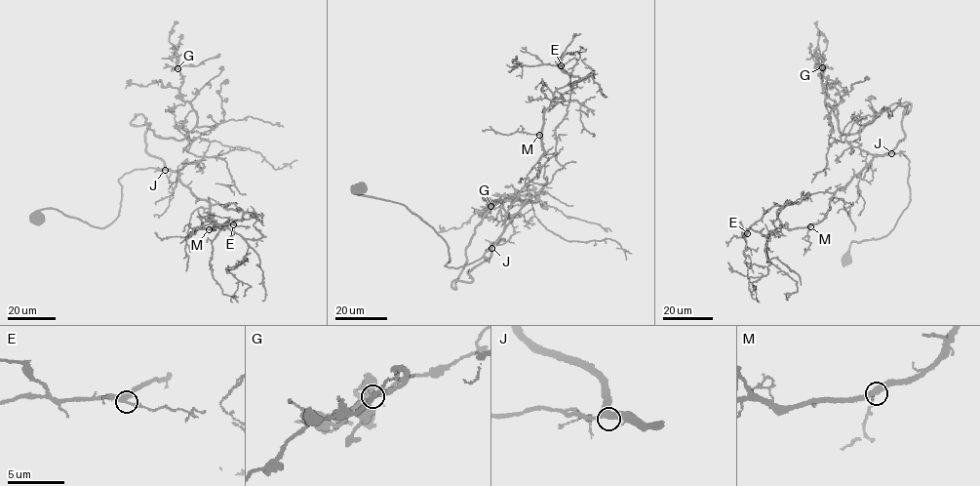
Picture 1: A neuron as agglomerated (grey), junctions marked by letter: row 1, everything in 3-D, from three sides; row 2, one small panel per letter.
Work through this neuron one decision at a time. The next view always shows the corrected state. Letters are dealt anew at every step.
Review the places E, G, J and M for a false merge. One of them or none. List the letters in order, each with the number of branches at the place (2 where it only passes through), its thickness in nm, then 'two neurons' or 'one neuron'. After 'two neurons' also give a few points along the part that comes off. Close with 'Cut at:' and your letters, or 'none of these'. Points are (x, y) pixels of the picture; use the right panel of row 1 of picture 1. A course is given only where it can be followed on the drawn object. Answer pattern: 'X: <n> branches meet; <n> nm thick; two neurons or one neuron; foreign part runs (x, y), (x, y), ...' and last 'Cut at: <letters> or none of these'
E: 3 branches meet; 320 nm thick; one neuron
G: 3 branches meet; 320 nm thick; one neuron
J: 3 branches meet; 340 nm thick; one neuron
M: 3 branches meet; 340 nm thick; one neuron
Cut at: none of these

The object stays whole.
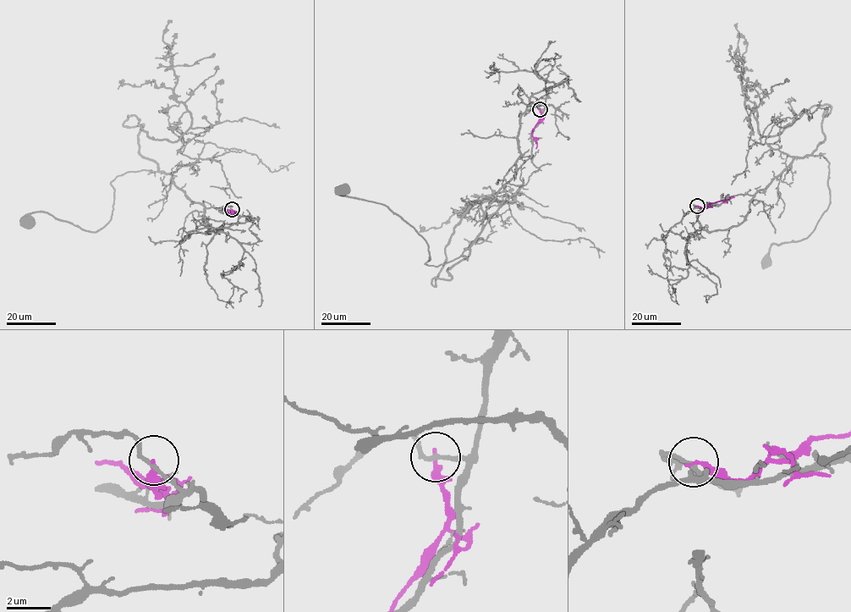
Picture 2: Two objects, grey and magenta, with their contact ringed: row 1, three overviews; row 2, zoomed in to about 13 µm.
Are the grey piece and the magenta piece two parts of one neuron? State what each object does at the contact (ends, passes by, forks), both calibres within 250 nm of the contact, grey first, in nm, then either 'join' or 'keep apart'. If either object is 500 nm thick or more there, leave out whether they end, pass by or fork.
grey passes by; magenta ends; calibres 170 and 280 nm; keep apart

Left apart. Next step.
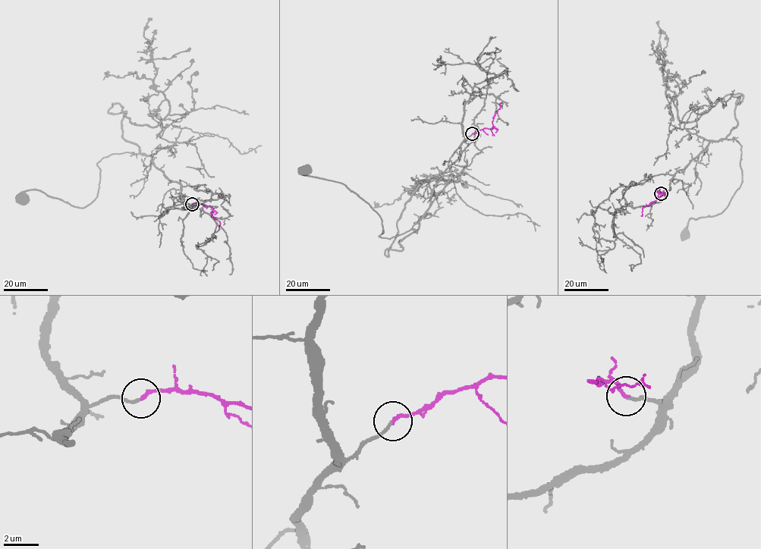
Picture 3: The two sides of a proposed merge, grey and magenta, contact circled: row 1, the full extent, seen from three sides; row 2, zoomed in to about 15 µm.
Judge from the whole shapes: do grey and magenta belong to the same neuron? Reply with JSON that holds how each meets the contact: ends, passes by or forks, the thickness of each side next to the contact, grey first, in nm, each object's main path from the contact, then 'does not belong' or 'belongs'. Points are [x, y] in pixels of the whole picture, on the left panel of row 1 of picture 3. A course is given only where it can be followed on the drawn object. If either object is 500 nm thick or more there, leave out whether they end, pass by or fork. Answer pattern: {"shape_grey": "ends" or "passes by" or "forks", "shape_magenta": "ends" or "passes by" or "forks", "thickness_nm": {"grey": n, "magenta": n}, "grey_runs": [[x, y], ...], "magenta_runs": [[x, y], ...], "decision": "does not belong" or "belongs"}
{"shape_grey": "ends", "shape_magenta": "ends", "thickness_nm": {"grey": 160, "magenta": 200}, "grey_runs": [[191, 204], [151, 155], [129, 152], [96, 164], [98, 196], [83, 208], [38, 189], [22, 198]], "magenta_runs": [[192, 204], [210, 206], [214, 212], [212, 215], [220, 222], [219, 229]], "decision": "belongs"}

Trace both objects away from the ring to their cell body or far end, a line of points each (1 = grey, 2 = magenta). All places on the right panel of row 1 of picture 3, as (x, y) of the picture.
1: (661, 193), (711, 142), (734, 139), (741, 146), (740, 186), (728, 205), (718, 214), (690, 218), (683, 233)
2: (661, 193), (656, 191), (658, 198), (643, 208), (640, 215)

